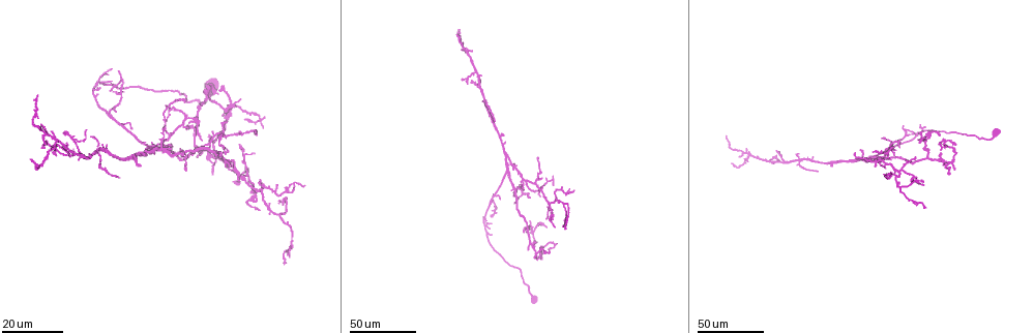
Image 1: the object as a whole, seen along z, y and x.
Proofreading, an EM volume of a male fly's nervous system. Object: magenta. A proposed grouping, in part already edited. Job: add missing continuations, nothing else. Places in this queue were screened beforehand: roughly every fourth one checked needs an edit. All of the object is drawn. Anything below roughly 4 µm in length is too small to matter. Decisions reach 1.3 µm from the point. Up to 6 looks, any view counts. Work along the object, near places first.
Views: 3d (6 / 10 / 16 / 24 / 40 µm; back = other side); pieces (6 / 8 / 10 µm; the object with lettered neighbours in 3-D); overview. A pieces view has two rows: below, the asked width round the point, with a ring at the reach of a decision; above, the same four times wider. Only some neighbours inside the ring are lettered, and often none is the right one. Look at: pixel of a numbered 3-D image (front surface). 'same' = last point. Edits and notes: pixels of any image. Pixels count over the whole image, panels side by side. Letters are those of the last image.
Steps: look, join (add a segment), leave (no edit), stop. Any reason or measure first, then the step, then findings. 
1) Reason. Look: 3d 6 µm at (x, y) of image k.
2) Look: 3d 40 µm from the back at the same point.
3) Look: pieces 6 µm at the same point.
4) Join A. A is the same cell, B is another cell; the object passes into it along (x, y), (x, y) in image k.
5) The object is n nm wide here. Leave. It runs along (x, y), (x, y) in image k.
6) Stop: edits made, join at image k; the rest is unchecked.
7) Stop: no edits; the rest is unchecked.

End of a long branch. Look: 3d 40 µm at (32, 158) of image 1.

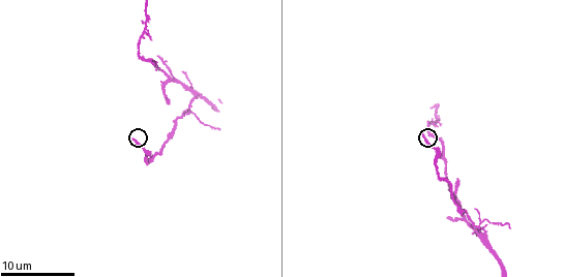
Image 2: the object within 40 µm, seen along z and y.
What lies round it. Look: pieces 10 µm at (424, 135) of image 2.

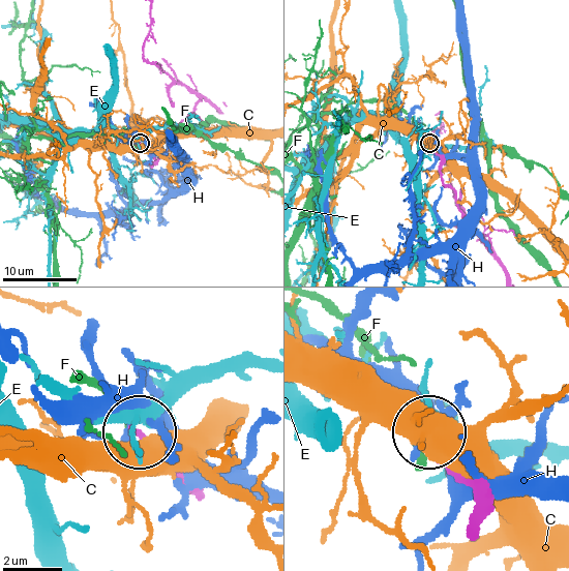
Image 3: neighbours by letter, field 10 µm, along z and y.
The object is 170 nm wide here. Leave. C, E, F and H are other cells; none of them fits.

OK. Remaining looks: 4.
An open end. Look: 3d 40 µm at (912, 175) of image 1.

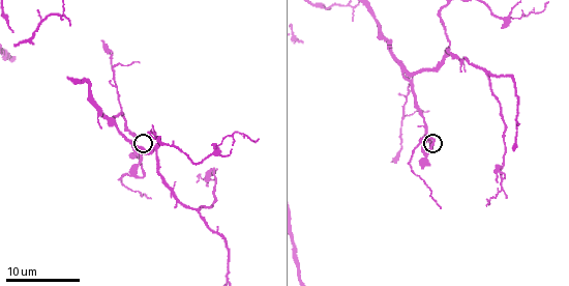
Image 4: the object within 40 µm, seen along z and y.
Look: 3d 10 µm at the same point.

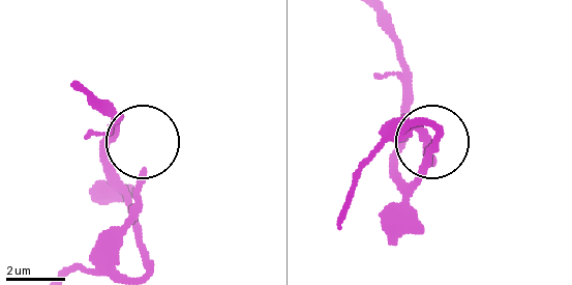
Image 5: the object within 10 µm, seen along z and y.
What lies round it. Look: pieces 8 µm at (141, 174) of image 5.

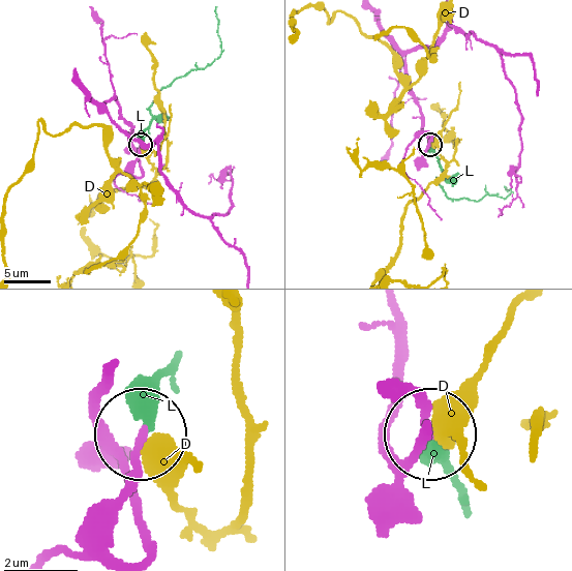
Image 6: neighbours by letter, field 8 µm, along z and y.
The object is 230 nm wide here. Join L. L is the same cell, D is another cell; the object passes into it along (133, 167), (151, 102), (219, 54), (218, 33) in image 6; it goes on there.

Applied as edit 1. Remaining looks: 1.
Stop: edits made, join at image 6; the rest is unchecked.

